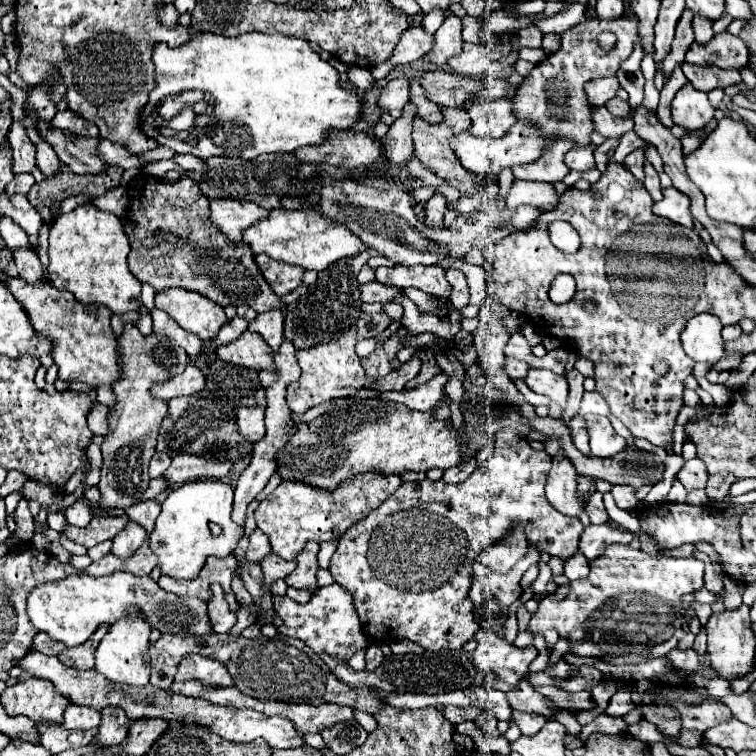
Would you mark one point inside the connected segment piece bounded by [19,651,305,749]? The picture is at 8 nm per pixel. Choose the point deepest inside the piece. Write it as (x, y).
(90, 688)

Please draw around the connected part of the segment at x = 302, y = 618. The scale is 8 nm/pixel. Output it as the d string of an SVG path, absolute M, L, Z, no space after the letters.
M337 583L321 587L307 605L297 605L295 601L289 601L289 597L279 597L279 615L283 615L283 624L279 629L281 634L301 639L317 653L333 653L333 657L347 661L357 649L369 645L369 637L361 629L361 621L357 617L357 611L353 609L353 599Z

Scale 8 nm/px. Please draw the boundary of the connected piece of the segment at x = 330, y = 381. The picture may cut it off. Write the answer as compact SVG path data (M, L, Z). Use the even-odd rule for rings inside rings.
M363 313L351 331L347 331L339 339L331 341L329 345L317 345L313 349L297 351L295 357L301 367L301 377L293 385L289 385L289 391L287 391L289 409L293 413L305 413L311 407L317 407L321 403L329 403L333 399L353 397L359 389L375 389L375 391L401 391L401 389L405 389L407 381L411 381L421 371L423 361L417 355L415 355L415 359L403 363L399 369L391 371L387 377L371 379L365 375L365 369L361 367L361 359L355 353L355 343L359 339L371 339L371 337L379 335L381 331L385 331L391 323L393 323L393 319L385 313L377 313L377 315Z

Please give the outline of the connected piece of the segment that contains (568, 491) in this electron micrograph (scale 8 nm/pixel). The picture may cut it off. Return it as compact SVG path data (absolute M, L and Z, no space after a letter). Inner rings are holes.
M561 449L553 457L553 467L547 475L547 487L545 487L547 499L557 511L577 517L581 511L581 499L577 497L575 489L577 489L575 467Z

